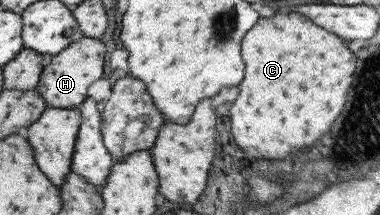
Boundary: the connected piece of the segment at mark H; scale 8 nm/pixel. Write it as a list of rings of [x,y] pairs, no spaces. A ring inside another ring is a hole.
[[[84,36],[80,41],[71,43],[62,53],[52,57],[44,68],[39,81],[38,91],[45,97],[50,109],[78,109],[88,98],[88,89],[94,81],[104,75],[106,45],[92,36]]]

